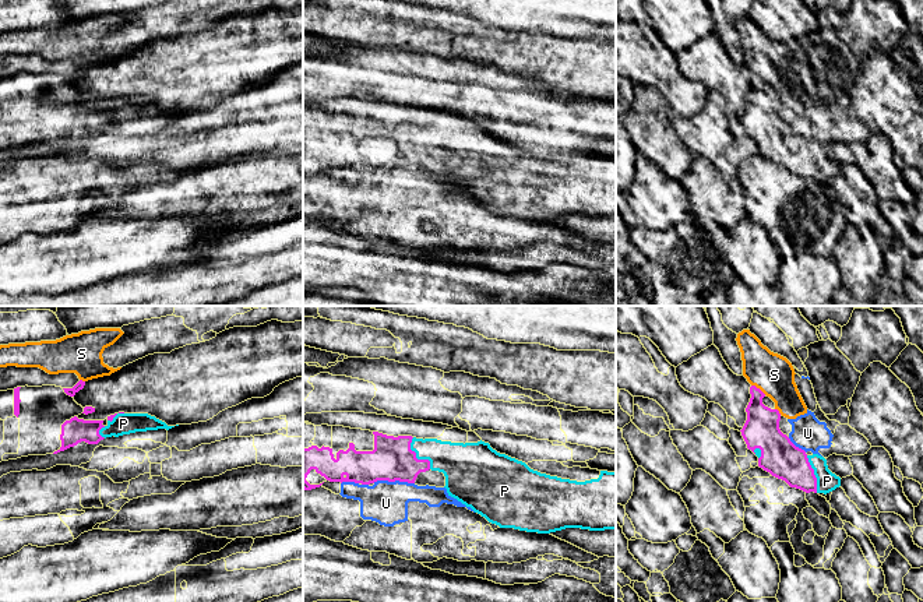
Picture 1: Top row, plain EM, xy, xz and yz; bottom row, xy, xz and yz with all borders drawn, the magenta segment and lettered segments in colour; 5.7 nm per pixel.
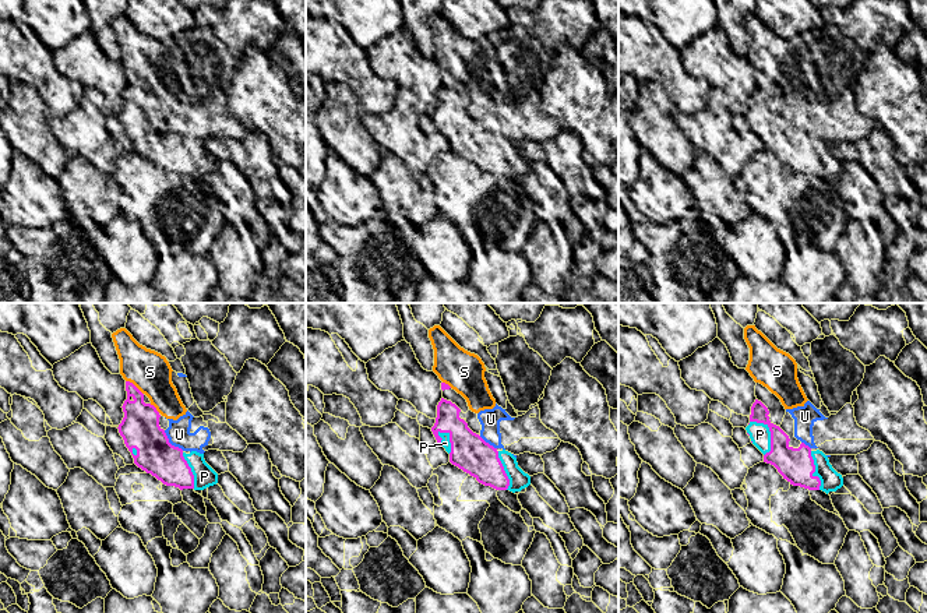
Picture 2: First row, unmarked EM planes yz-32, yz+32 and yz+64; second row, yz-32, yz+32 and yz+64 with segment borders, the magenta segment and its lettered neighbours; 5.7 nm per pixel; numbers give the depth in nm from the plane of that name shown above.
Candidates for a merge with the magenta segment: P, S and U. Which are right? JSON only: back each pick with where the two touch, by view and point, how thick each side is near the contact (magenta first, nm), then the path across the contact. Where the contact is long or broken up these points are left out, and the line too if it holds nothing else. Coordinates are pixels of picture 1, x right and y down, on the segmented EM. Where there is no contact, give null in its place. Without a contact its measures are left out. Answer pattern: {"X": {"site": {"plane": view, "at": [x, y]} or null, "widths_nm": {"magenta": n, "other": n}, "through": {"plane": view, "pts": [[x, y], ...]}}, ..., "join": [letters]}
{"P": {"site": {"plane": "xz", "at": [415, 457]}, "widths_nm": {"magenta": 240, "other": 220}}, "join": ["P"]}

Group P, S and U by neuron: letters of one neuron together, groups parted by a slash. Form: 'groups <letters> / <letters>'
groups P / S U

